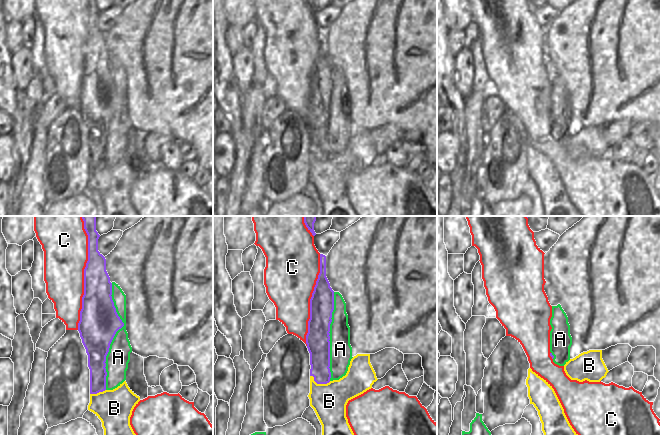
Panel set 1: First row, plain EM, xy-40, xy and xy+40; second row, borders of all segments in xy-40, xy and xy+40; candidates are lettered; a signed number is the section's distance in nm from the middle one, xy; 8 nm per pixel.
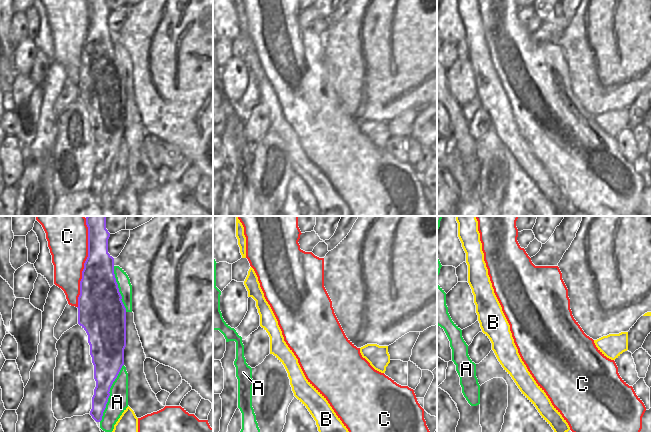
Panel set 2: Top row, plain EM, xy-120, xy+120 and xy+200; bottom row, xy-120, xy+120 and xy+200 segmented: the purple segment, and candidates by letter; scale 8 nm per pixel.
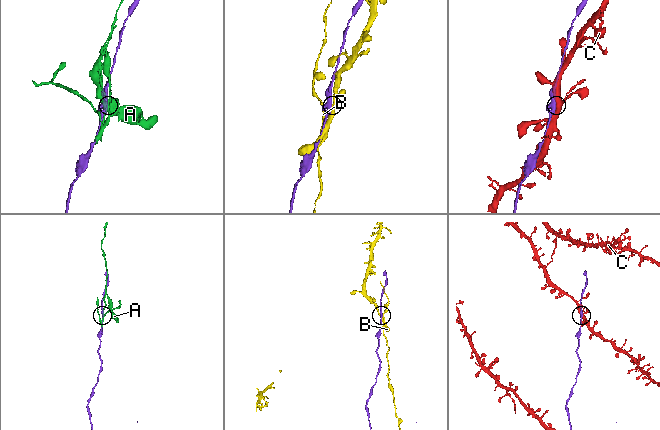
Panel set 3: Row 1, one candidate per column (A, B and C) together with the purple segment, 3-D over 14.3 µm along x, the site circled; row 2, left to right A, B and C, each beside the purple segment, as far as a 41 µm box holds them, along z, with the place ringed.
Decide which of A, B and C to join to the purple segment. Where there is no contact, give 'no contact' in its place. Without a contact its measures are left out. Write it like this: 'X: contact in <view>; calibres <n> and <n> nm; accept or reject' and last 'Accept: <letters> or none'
A: contact in xy-40; calibres 320 and 190 nm; reject
B: contact in xy; calibres 160 and 280 nm; reject
C: contact in xy-40; calibres 260 and 360 nm; reject
Accept: none

